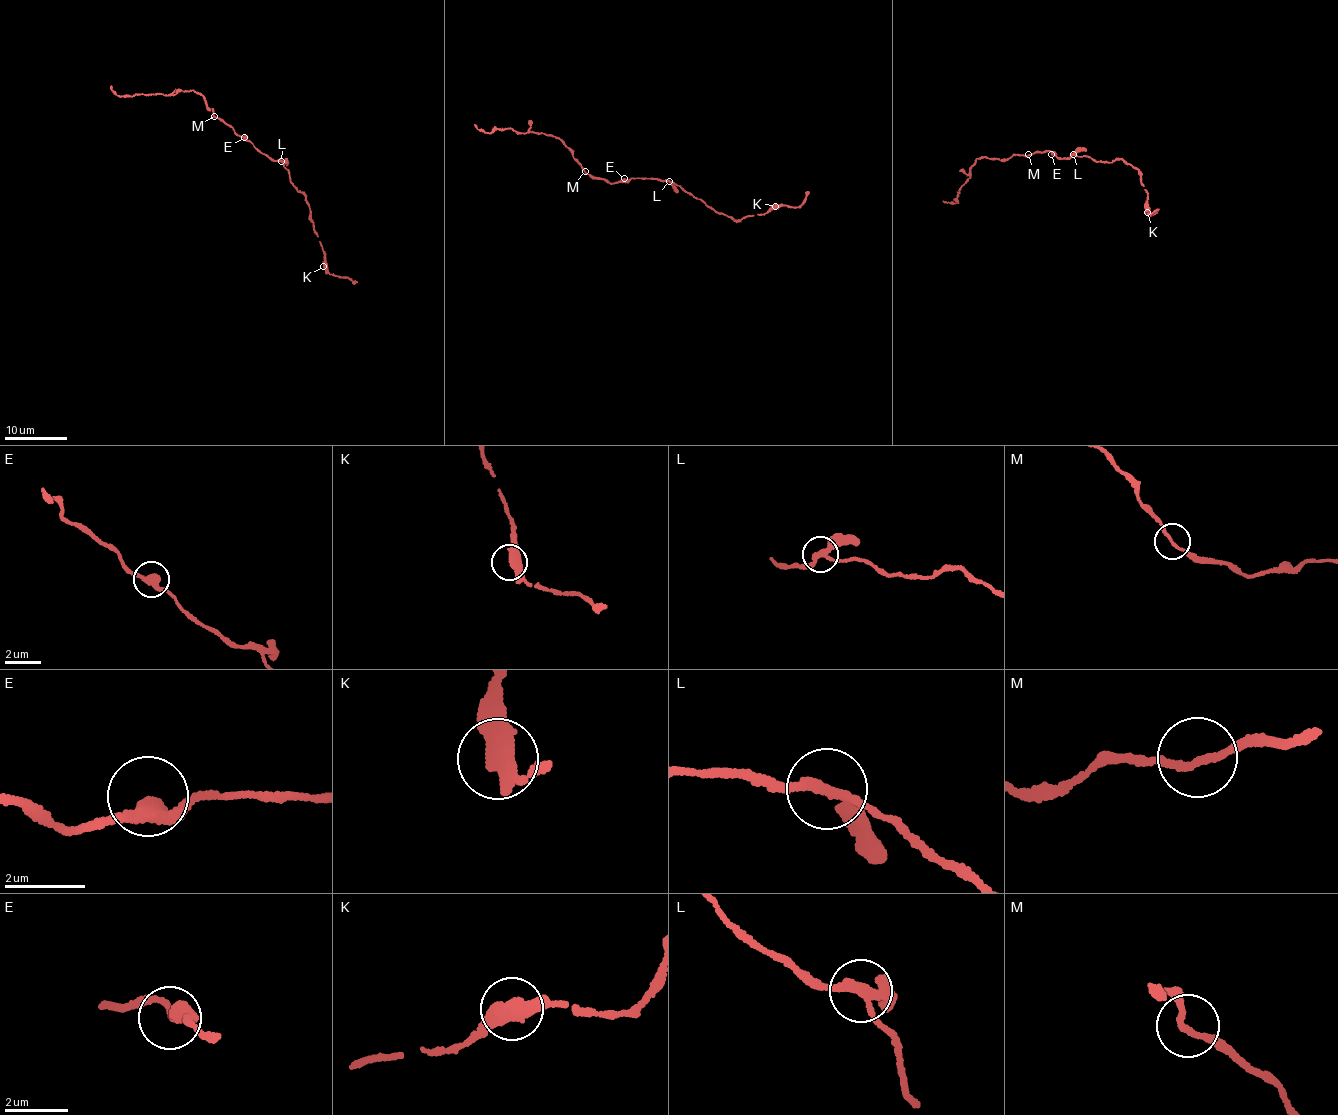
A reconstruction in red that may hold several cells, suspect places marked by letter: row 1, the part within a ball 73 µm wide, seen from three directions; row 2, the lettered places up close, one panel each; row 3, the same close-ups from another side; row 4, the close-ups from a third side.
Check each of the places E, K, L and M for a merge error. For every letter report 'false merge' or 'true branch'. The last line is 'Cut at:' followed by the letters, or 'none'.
E: true branch
K: true branch
L: true branch
M: true branch
Cut at: none

